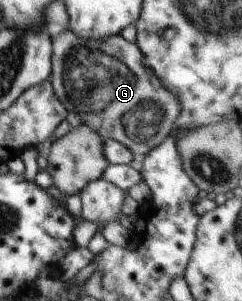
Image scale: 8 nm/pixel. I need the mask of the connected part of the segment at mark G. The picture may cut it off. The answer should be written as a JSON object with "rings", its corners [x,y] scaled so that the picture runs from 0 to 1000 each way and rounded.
{"rings":[[[248,110],[223,123],[215,156],[215,276],[223,312],[264,365],[331,385],[376,435],[401,439],[421,465],[471,462],[512,482],[537,512],[554,508],[574,528],[653,492],[723,429],[752,349],[727,316],[715,316],[669,279],[669,269],[599,216],[599,193],[554,143],[533,143],[500,116],[459,120],[446,133],[339,133],[306,110]]]}

